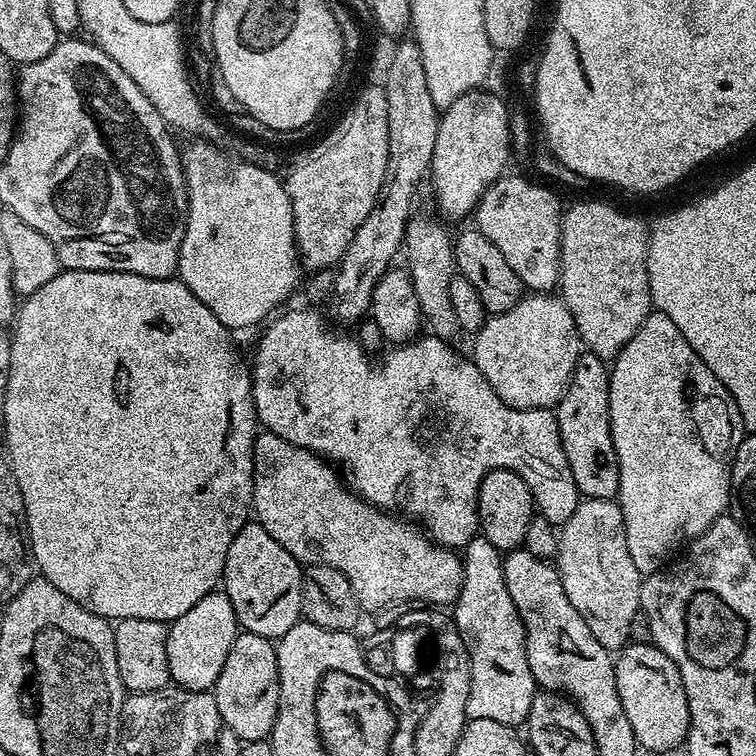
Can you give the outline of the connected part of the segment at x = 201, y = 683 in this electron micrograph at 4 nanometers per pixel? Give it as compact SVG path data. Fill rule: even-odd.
M213 590L195 606L190 606L182 618L168 624L166 662L170 662L172 684L191 692L215 689L218 674L222 674L222 666L226 666L226 654L230 654L237 634L234 606L230 606L230 598L223 590Z

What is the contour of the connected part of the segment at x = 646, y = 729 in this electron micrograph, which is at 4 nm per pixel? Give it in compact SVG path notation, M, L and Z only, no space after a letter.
M629 643L619 649L614 660L618 698L626 710L626 722L634 730L634 738L641 749L648 752L668 752L685 743L690 726L690 710L678 666L662 649L653 643Z

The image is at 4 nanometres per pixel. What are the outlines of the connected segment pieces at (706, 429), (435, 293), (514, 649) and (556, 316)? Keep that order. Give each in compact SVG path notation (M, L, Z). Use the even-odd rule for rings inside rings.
M655 310L611 361L608 393L608 417L620 467L618 503L624 515L626 546L630 546L630 558L634 558L640 573L659 572L685 545L729 511L732 459L746 435L744 419L730 390L694 354L690 342L682 338L682 330L666 314Z
M411 217L404 232L402 250L406 254L406 270L412 280L415 297L418 298L423 323L442 340L451 341L460 327L450 299L450 282L455 275L455 251L452 236L432 218Z
M477 534L462 549L462 559L464 577L454 605L454 619L468 647L472 667L466 714L469 720L490 718L503 724L523 725L530 714L538 685L526 654L522 618L514 606L514 598L510 598L510 590L506 590L502 553L486 537Z
M525 294L516 301L516 305L505 312L497 312L489 315L481 326L480 331L475 333L472 344L472 352L470 351L470 359L472 363L478 366L478 370L486 378L486 382L490 382L490 386L494 390L494 394L498 394L498 398L502 398L502 402L506 402L515 408L550 408L555 409L564 397L564 391L568 389L568 379L572 376L574 366L578 362L578 358L582 355L582 345L580 335L574 326L574 318L570 314L570 310L564 304L563 299L556 294Z

